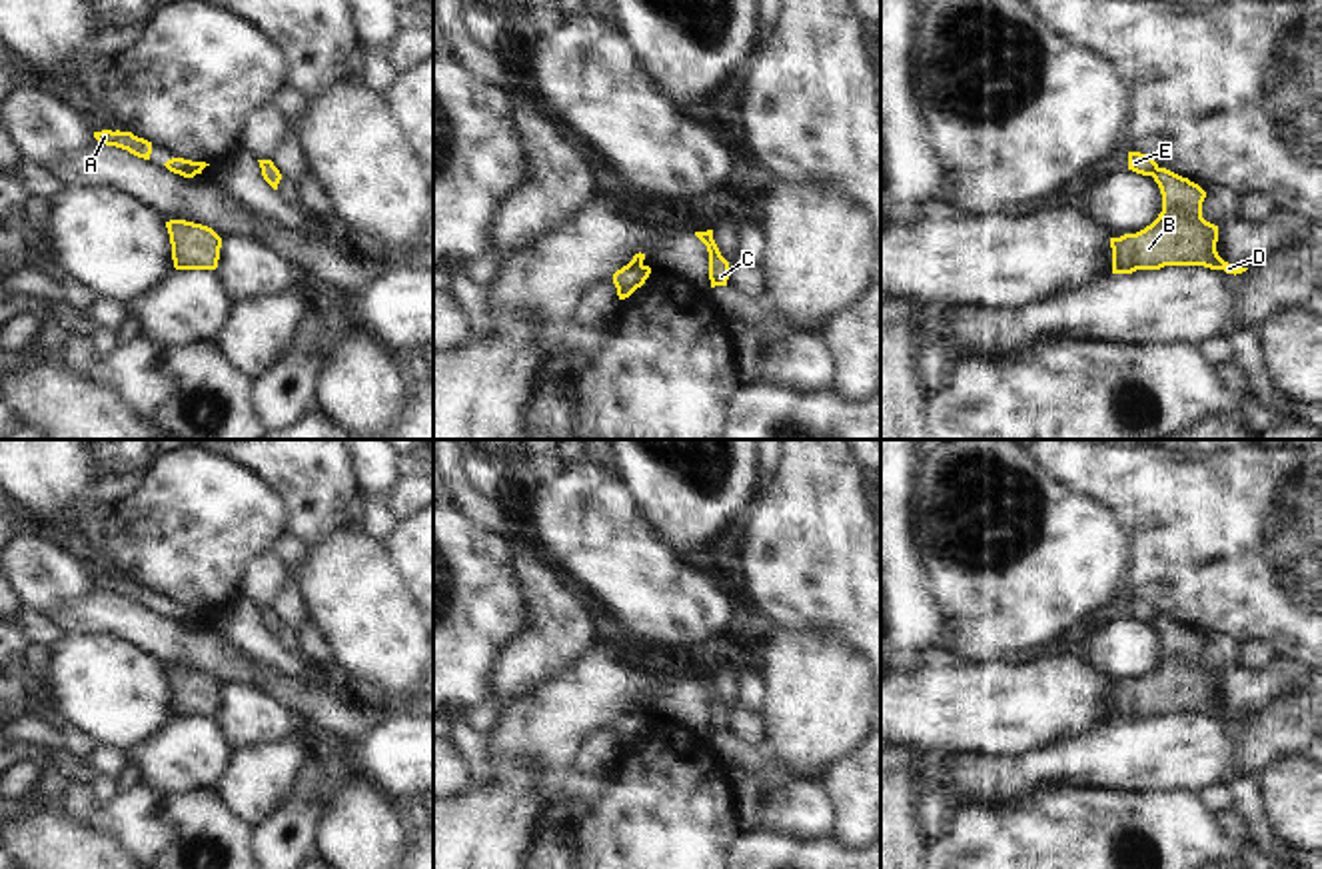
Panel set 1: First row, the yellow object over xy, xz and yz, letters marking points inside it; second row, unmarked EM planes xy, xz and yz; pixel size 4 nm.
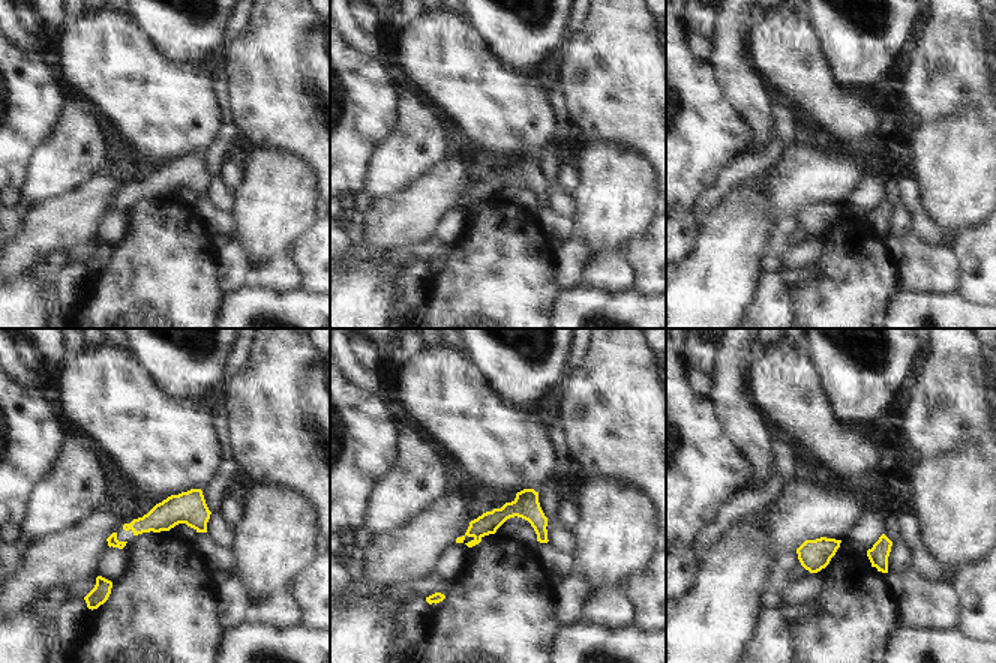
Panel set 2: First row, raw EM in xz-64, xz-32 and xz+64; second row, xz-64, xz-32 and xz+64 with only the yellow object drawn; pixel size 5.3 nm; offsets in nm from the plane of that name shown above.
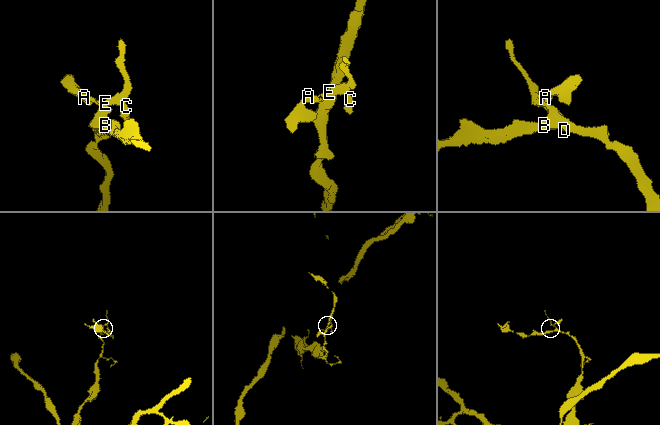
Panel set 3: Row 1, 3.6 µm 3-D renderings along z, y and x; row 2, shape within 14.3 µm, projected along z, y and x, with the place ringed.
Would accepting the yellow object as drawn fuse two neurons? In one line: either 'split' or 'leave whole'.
split

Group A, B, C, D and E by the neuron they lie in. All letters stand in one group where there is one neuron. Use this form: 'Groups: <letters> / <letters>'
Groups: A C E / B D.

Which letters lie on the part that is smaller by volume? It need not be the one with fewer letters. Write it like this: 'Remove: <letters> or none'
Remove: A, C, E

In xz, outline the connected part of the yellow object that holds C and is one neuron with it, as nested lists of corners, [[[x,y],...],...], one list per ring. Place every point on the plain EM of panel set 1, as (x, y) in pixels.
[[[713,677],[707,679],[695,679],[695,683],[707,693],[709,699],[709,727],[711,735],[715,733],[727,733],[729,727],[729,709],[721,703],[715,687]]]

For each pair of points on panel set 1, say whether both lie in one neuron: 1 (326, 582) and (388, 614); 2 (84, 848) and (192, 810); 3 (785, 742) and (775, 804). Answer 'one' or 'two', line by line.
1: one
2: two
3: two

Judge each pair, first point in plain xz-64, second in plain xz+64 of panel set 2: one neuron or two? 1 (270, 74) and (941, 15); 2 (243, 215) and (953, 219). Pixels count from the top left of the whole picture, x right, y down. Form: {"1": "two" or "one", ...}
{"1": "one", "2": "one"}

